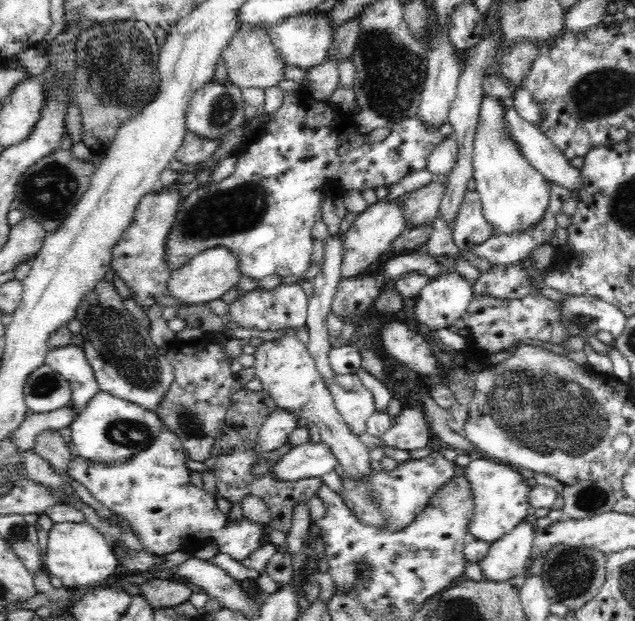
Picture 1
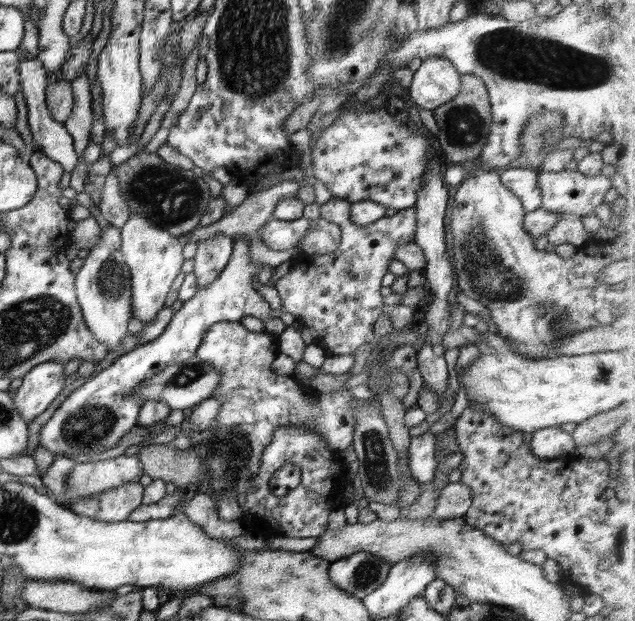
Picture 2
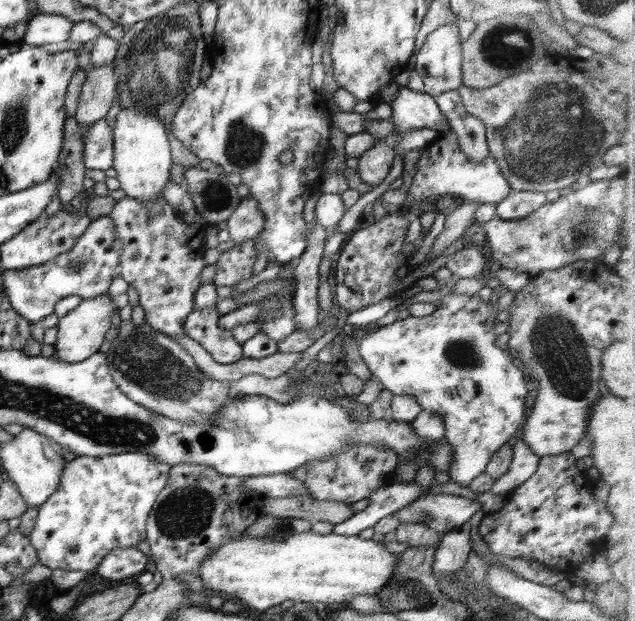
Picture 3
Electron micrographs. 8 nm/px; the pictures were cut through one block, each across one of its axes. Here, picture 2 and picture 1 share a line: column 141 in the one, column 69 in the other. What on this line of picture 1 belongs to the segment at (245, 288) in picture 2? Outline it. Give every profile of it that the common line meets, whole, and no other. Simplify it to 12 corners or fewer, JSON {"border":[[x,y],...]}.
{"border":[[50,349],[45,364],[71,386],[69,406],[81,411],[100,391],[84,349]]}

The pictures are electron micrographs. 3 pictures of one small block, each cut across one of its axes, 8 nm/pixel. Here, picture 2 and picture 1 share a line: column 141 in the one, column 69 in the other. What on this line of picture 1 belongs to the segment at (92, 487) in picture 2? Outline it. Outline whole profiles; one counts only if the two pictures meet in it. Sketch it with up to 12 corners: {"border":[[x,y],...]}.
{"border":[[180,437],[67,475],[123,518],[144,550],[214,543],[242,561],[266,527],[232,522],[190,483]]}

